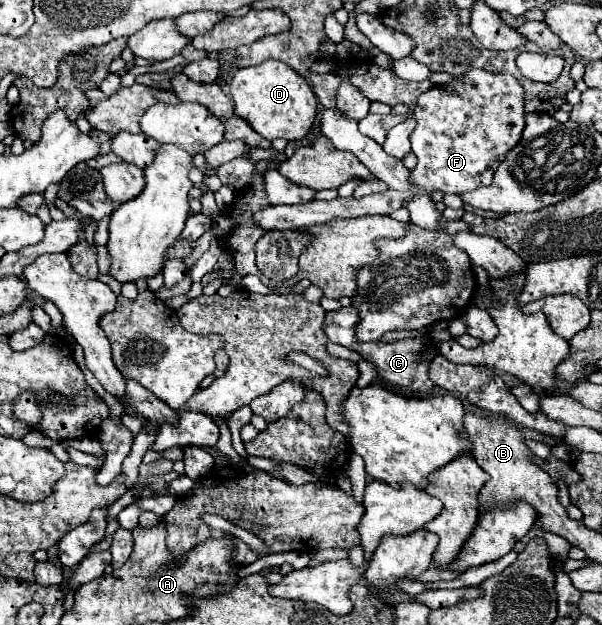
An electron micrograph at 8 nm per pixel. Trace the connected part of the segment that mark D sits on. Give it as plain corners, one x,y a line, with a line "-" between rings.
269,59
255,67
237,69
229,89
235,113
269,141
277,137
283,137
287,141
303,139
315,121
317,97
313,95
307,81
283,61

